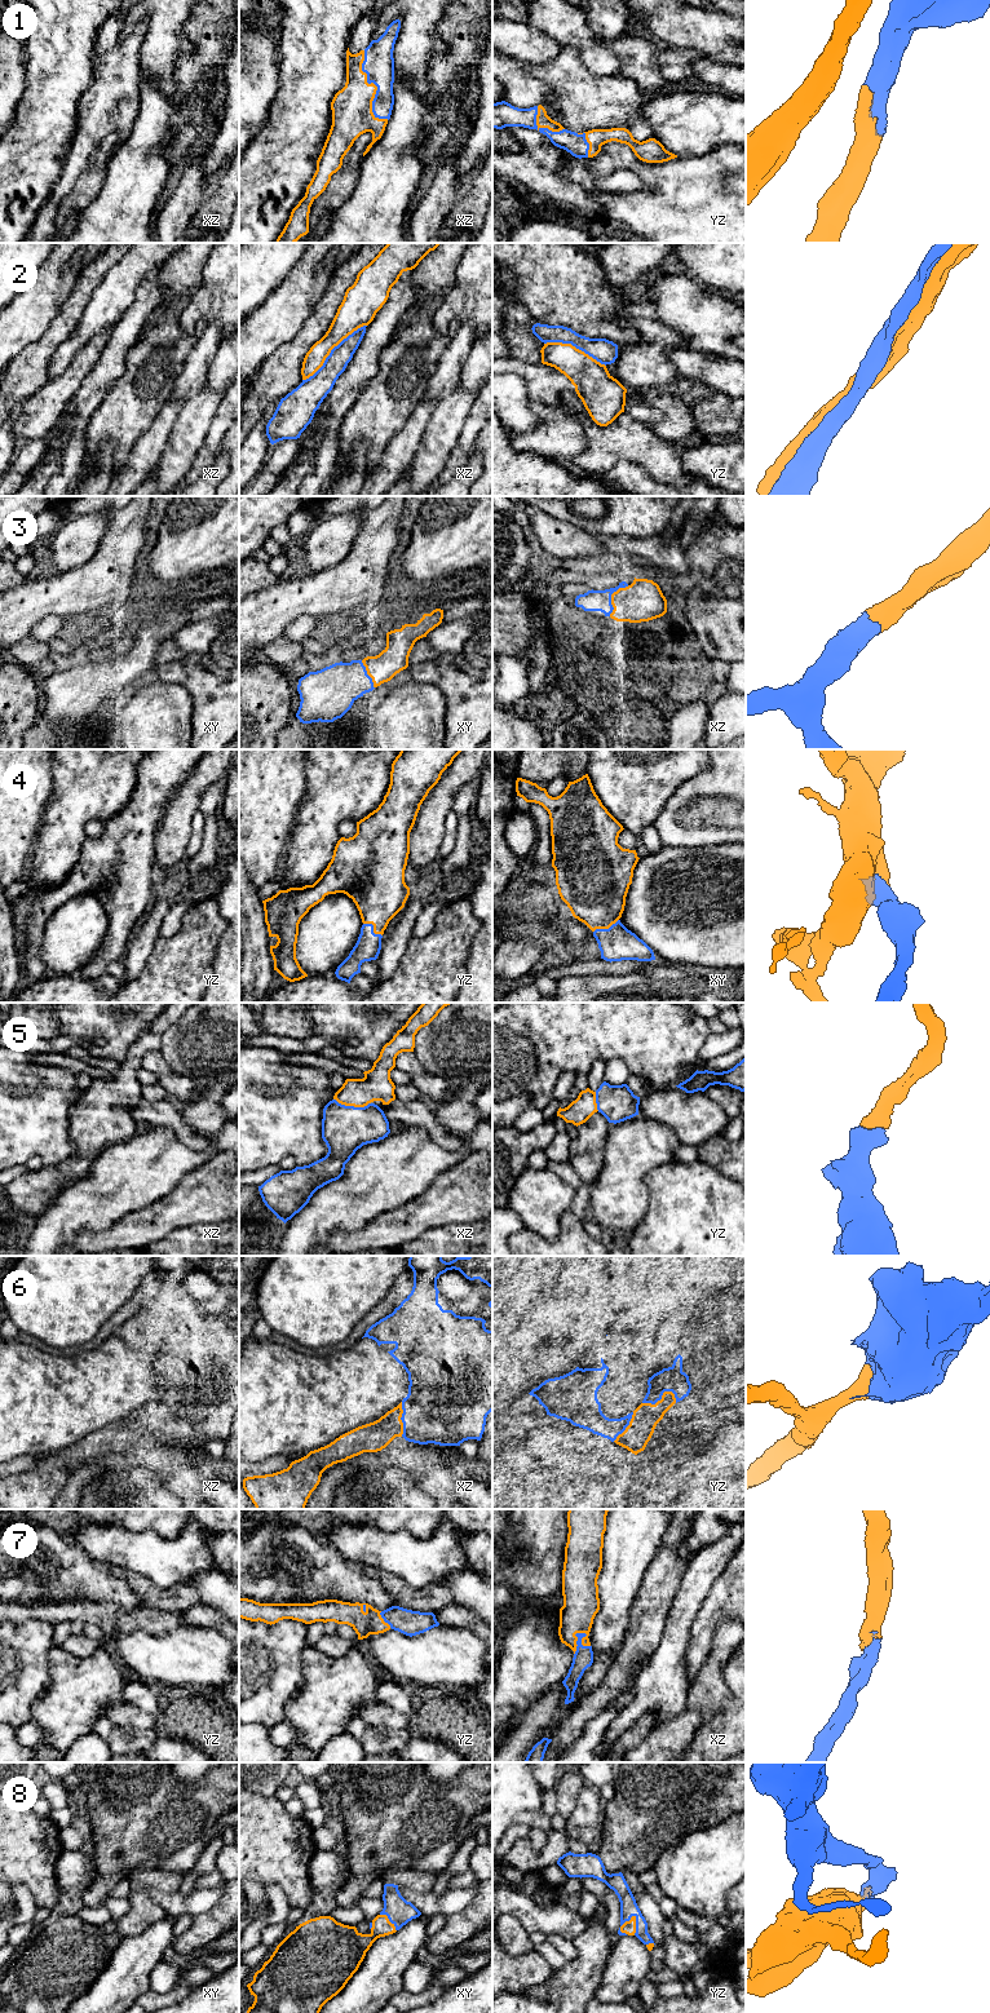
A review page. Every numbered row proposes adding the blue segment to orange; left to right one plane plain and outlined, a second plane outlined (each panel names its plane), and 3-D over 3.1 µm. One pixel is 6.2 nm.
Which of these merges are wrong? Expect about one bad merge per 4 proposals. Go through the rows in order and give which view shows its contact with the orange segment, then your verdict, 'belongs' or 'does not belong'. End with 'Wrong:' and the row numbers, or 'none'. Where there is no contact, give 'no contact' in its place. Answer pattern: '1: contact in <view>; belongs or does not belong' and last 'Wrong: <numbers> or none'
1: contact in xz; belongs
2: contact in xz; does not belong
3: contact in xz; belongs
4: contact in yz; belongs
5: contact in xz; belongs
6: contact in yz; belongs
7: contact in xz; belongs
8: contact in yz; belongs
Wrong: 2

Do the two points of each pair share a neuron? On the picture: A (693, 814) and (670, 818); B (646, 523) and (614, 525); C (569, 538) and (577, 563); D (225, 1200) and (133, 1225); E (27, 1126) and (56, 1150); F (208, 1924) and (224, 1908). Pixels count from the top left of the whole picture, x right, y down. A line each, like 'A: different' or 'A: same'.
A: different
B: same
C: different
D: same
E: same
F: same

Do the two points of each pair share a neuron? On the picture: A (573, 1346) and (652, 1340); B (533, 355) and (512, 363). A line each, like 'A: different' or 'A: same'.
A: different
B: different

